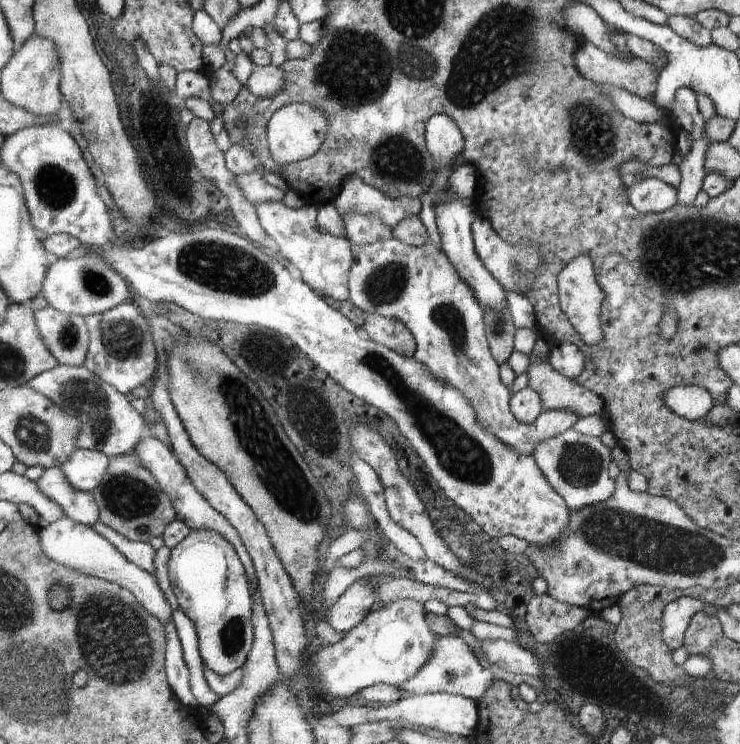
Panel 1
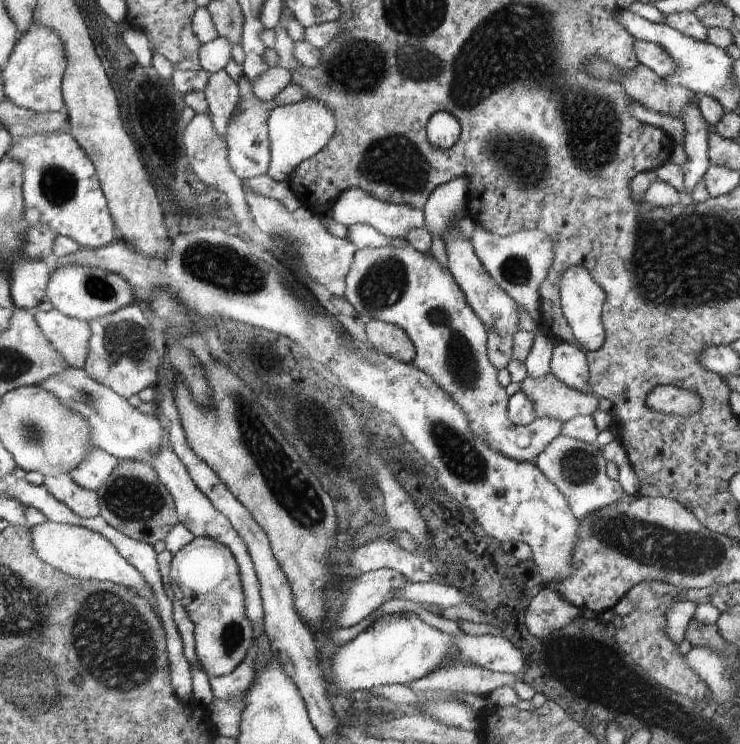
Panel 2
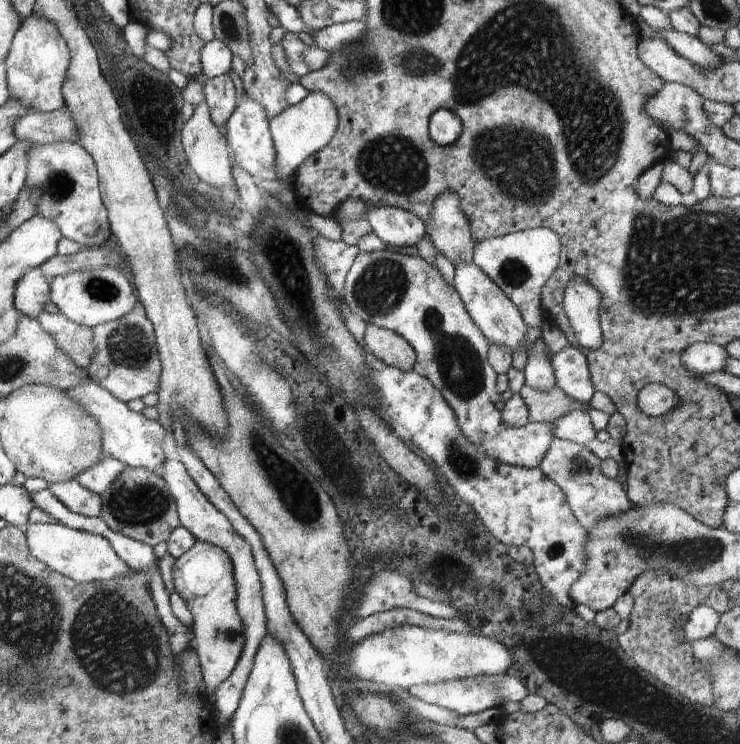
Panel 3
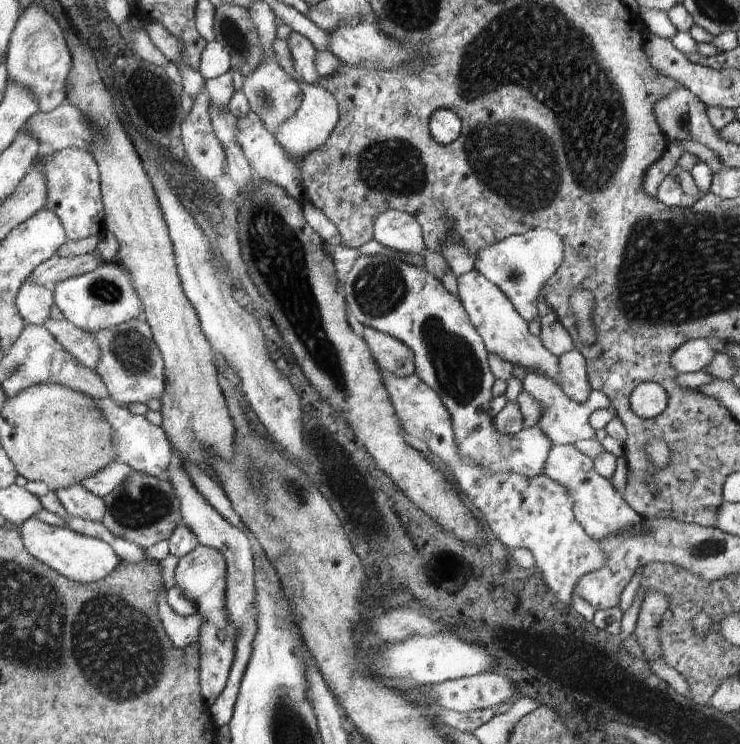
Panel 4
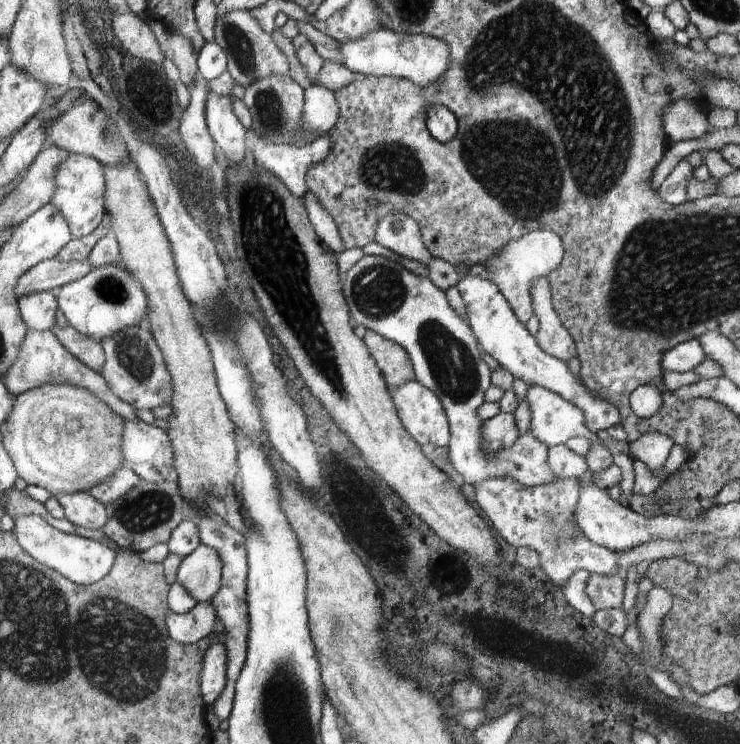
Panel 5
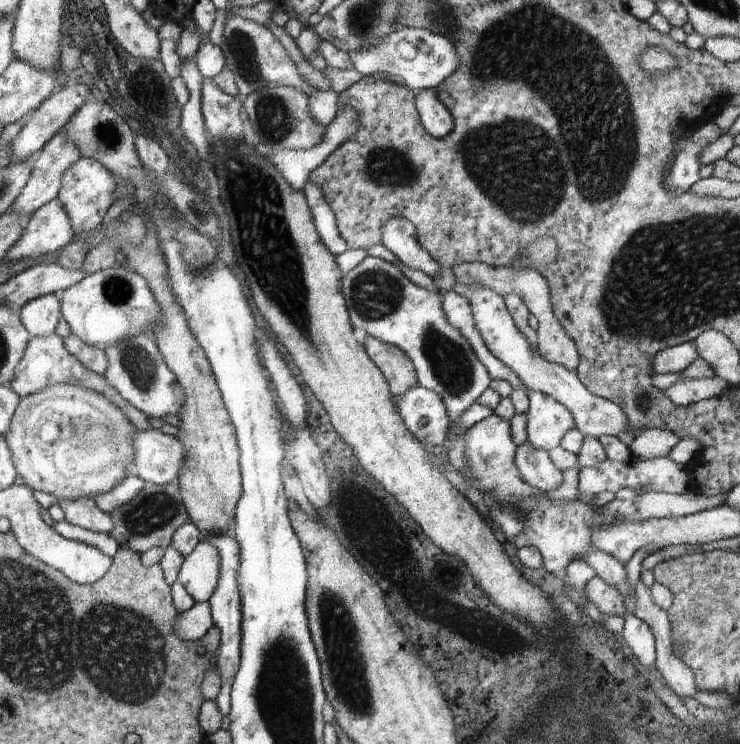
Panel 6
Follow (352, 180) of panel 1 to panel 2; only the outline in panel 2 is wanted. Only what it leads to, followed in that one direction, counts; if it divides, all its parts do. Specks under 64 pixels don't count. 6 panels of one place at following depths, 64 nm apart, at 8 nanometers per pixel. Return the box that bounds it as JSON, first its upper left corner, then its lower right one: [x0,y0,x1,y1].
[330,188,425,241]

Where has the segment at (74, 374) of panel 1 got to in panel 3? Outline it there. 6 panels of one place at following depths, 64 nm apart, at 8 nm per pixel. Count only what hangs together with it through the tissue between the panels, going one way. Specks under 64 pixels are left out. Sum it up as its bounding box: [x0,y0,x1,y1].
[66,382,166,478]

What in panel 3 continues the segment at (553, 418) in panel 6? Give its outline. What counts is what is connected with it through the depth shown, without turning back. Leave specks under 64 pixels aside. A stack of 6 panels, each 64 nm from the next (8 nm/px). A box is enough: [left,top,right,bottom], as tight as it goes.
[524,337,617,445]

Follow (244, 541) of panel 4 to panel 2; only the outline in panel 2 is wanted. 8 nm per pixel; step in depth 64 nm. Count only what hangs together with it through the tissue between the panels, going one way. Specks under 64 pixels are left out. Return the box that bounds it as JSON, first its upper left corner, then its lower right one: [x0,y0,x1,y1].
[151,447,266,700]

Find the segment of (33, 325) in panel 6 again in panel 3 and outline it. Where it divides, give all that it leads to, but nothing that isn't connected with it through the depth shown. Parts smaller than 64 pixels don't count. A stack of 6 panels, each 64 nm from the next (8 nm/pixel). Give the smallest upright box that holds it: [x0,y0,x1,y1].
[14,267,50,319]

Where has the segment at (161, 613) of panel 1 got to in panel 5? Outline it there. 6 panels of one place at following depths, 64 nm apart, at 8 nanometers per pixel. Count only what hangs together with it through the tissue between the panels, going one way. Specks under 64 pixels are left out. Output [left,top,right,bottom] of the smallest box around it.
[13,514,117,585]

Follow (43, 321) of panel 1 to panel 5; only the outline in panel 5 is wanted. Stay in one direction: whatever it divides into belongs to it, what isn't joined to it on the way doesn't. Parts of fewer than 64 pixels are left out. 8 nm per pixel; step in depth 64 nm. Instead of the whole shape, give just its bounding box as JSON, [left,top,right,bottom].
[51,323,105,373]

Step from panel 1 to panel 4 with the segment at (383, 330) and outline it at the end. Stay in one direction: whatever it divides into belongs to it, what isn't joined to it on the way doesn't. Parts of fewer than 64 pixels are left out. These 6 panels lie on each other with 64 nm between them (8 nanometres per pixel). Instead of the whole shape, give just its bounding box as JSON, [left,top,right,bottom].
[362,327,416,378]

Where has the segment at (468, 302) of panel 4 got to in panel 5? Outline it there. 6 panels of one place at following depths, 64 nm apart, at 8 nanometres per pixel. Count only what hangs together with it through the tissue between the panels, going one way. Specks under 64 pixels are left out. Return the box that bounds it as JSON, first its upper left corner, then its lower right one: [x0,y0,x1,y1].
[456,276,622,434]

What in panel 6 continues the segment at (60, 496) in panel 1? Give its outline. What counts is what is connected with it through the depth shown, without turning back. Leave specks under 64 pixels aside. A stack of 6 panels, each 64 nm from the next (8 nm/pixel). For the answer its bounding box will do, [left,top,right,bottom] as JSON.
[58,500,114,536]

